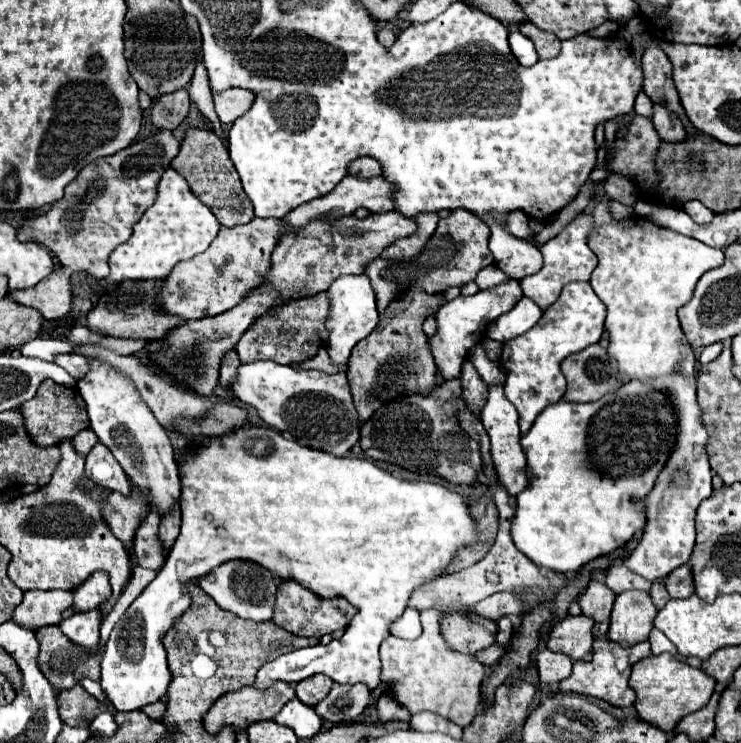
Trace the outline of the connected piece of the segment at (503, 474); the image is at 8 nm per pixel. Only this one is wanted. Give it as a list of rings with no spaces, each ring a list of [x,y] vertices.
[[[493,384],[489,386],[487,392],[487,400],[485,406],[481,410],[481,422],[491,438],[491,454],[493,454],[493,462],[495,462],[495,470],[497,470],[497,478],[499,482],[507,488],[507,492],[511,496],[515,496],[517,492],[521,492],[525,488],[527,480],[527,472],[525,472],[525,454],[521,450],[519,438],[521,438],[521,430],[519,430],[519,416],[517,416],[517,408],[505,398],[503,392],[503,384]]]

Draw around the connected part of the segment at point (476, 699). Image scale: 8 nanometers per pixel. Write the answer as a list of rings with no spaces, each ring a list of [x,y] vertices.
[[[423,610],[423,634],[413,642],[395,636],[383,640],[381,684],[387,686],[391,696],[401,706],[405,706],[409,714],[429,710],[453,720],[459,726],[467,726],[477,714],[477,704],[481,704],[481,682],[485,666],[475,660],[473,654],[461,654],[453,648],[447,648],[447,642],[441,634],[441,620],[445,614],[445,610]]]

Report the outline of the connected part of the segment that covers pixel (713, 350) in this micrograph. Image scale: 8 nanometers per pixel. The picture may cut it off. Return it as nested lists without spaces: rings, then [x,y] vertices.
[[[715,342],[715,344],[711,344],[711,346],[705,346],[705,350],[703,350],[701,356],[699,356],[701,366],[709,364],[711,360],[715,360],[715,358],[721,354],[721,350],[723,350],[723,344],[721,344],[721,342]]]

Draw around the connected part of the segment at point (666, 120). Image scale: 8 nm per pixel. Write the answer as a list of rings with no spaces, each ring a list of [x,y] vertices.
[[[653,104],[653,124],[659,138],[665,142],[681,142],[687,138],[683,122],[679,116],[673,116],[665,104]]]

